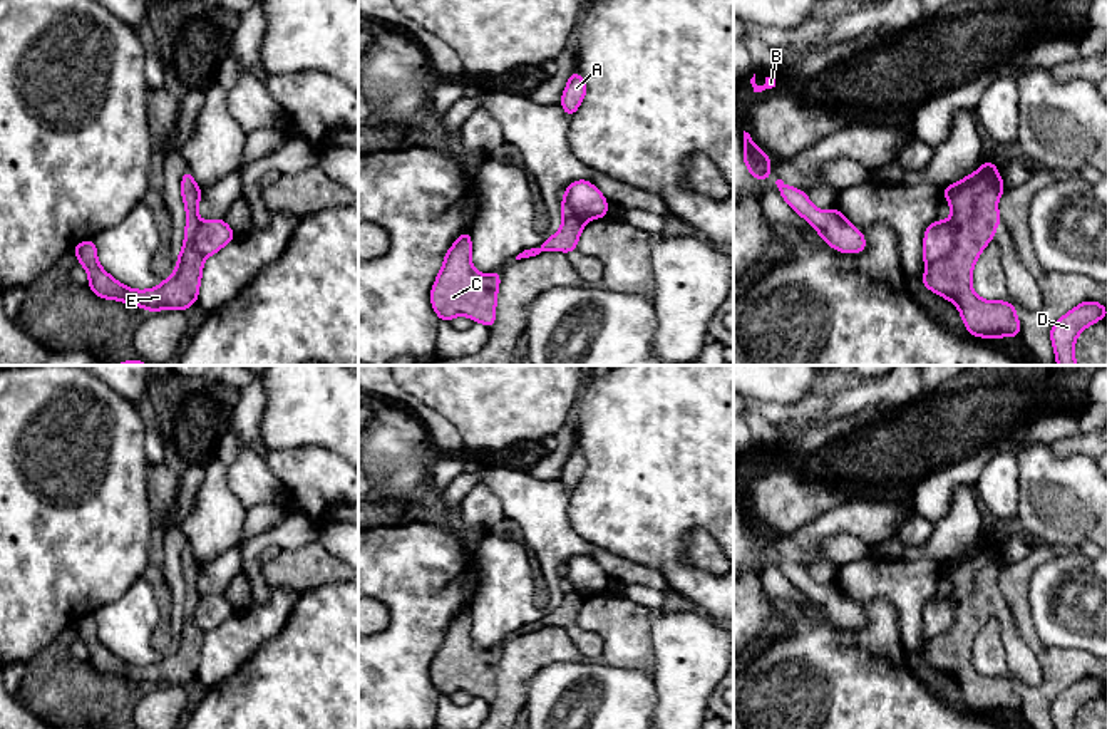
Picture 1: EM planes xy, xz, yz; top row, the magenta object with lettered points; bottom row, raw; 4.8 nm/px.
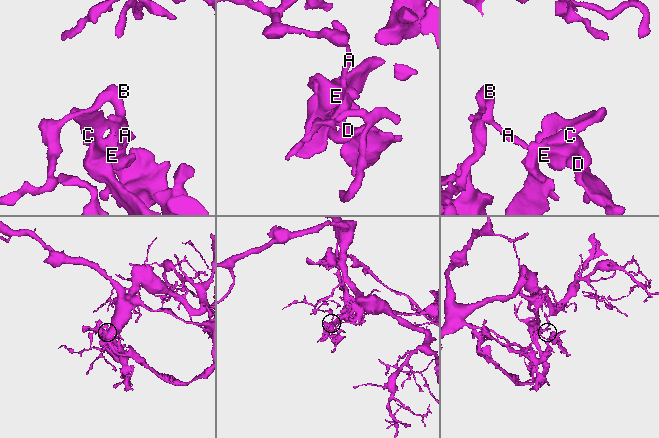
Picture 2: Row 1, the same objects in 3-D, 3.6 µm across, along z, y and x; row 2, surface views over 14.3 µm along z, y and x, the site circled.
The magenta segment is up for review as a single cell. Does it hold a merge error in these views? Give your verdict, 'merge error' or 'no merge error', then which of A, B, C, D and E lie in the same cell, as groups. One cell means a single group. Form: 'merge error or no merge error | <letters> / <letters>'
merge error | A B / C D E

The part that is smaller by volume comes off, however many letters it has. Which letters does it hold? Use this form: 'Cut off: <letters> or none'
Cut off: C, D, E

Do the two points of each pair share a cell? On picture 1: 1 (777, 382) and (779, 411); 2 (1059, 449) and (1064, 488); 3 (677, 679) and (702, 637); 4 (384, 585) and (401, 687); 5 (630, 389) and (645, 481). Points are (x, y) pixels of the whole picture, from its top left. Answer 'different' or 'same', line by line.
1: different
2: different
3: same
4: same
5: same

